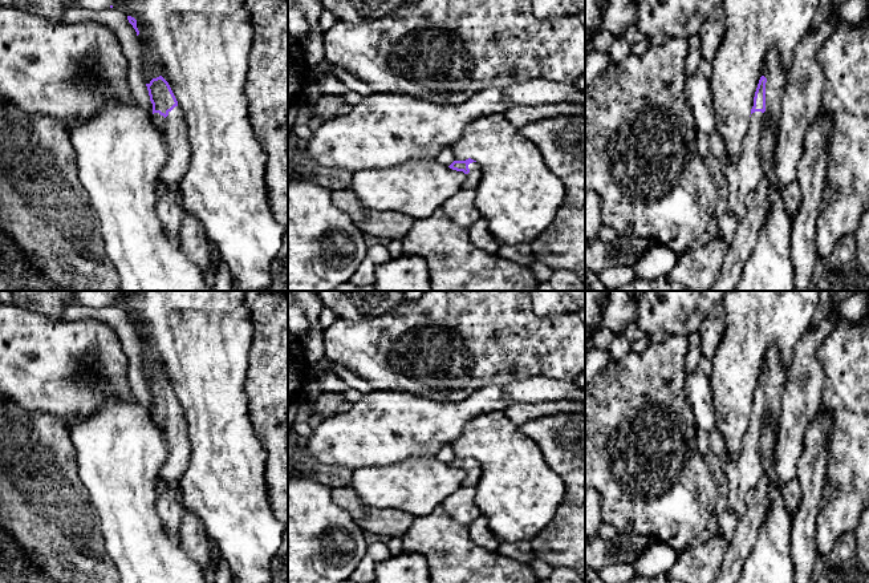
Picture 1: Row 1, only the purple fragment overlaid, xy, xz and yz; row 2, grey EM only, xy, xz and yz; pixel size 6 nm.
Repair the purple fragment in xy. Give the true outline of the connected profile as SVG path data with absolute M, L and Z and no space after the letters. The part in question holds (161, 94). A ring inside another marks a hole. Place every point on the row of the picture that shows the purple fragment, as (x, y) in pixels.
M157 73L146 84L153 104L153 120L167 141L167 162L161 171L161 183L179 187L191 159L191 147L183 114L168 82Z

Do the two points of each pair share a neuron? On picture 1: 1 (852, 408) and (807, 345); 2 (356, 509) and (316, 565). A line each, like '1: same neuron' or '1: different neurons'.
1: different neurons
2: different neurons

